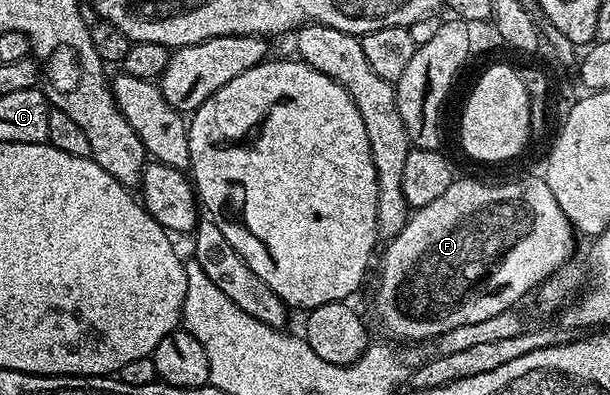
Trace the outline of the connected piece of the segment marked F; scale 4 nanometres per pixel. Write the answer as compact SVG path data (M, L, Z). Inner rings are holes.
M539 176L536 177L524 177L521 181L508 181L505 185L487 185L484 181L460 181L460 179L453 180L450 187L446 187L446 191L442 191L442 195L438 195L438 199L434 199L434 203L426 203L426 207L415 210L409 216L408 222L402 227L402 231L398 231L396 237L391 238L387 242L388 250L384 253L384 258L380 261L380 278L376 281L376 313L380 316L380 323L384 327L385 331L392 337L405 337L408 341L414 341L410 343L424 343L429 339L435 339L440 334L450 331L454 327L462 327L466 323L482 323L482 319L494 319L494 315L498 315L502 311L519 306L519 301L527 295L528 292L535 290L547 277L554 276L555 273L560 272L569 264L568 261L572 257L572 252L576 249L576 240L578 240L578 234L573 226L571 219L566 215L566 211L562 211L562 207L558 203L558 199L554 199L554 191L550 191L550 187Z

